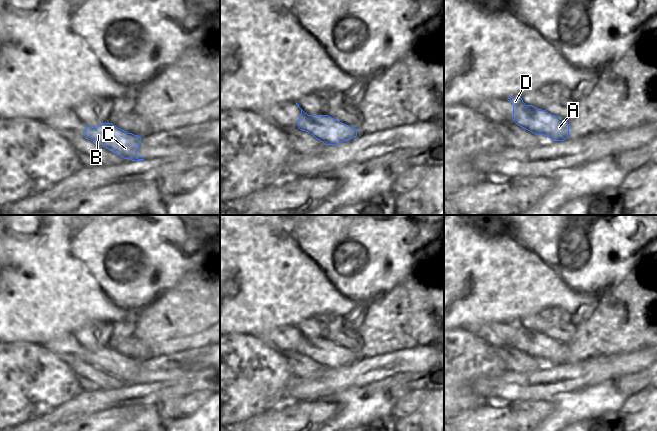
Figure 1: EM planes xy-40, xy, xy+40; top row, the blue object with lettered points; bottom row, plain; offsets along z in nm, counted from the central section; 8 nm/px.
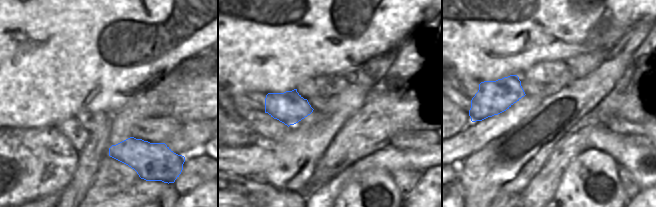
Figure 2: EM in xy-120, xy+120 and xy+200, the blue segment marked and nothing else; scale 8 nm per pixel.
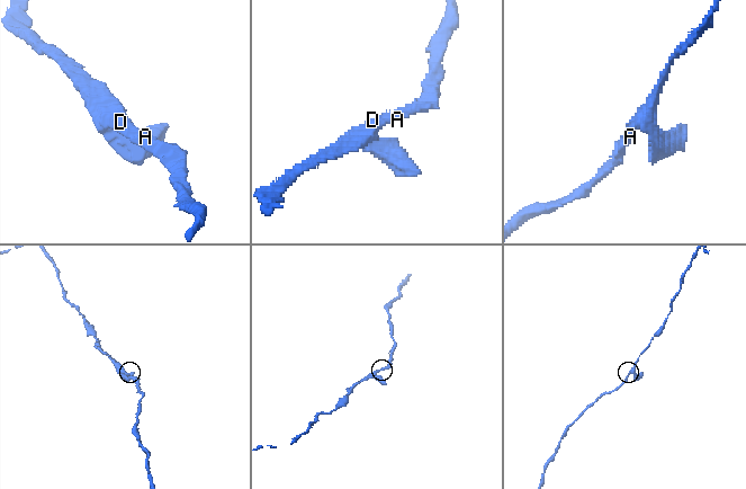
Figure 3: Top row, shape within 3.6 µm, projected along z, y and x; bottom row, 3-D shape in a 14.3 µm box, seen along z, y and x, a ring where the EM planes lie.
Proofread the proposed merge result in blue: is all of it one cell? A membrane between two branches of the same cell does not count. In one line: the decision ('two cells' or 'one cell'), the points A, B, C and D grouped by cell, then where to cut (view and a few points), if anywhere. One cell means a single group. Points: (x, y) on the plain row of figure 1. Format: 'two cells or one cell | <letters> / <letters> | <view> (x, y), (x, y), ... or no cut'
one cell | A B C D | no cut

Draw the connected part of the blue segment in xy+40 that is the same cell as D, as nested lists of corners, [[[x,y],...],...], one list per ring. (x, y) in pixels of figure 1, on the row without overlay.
[[[521,321],[507,323],[513,330],[512,344],[520,351],[553,365],[564,365],[569,360],[569,348],[545,334],[526,329]]]

